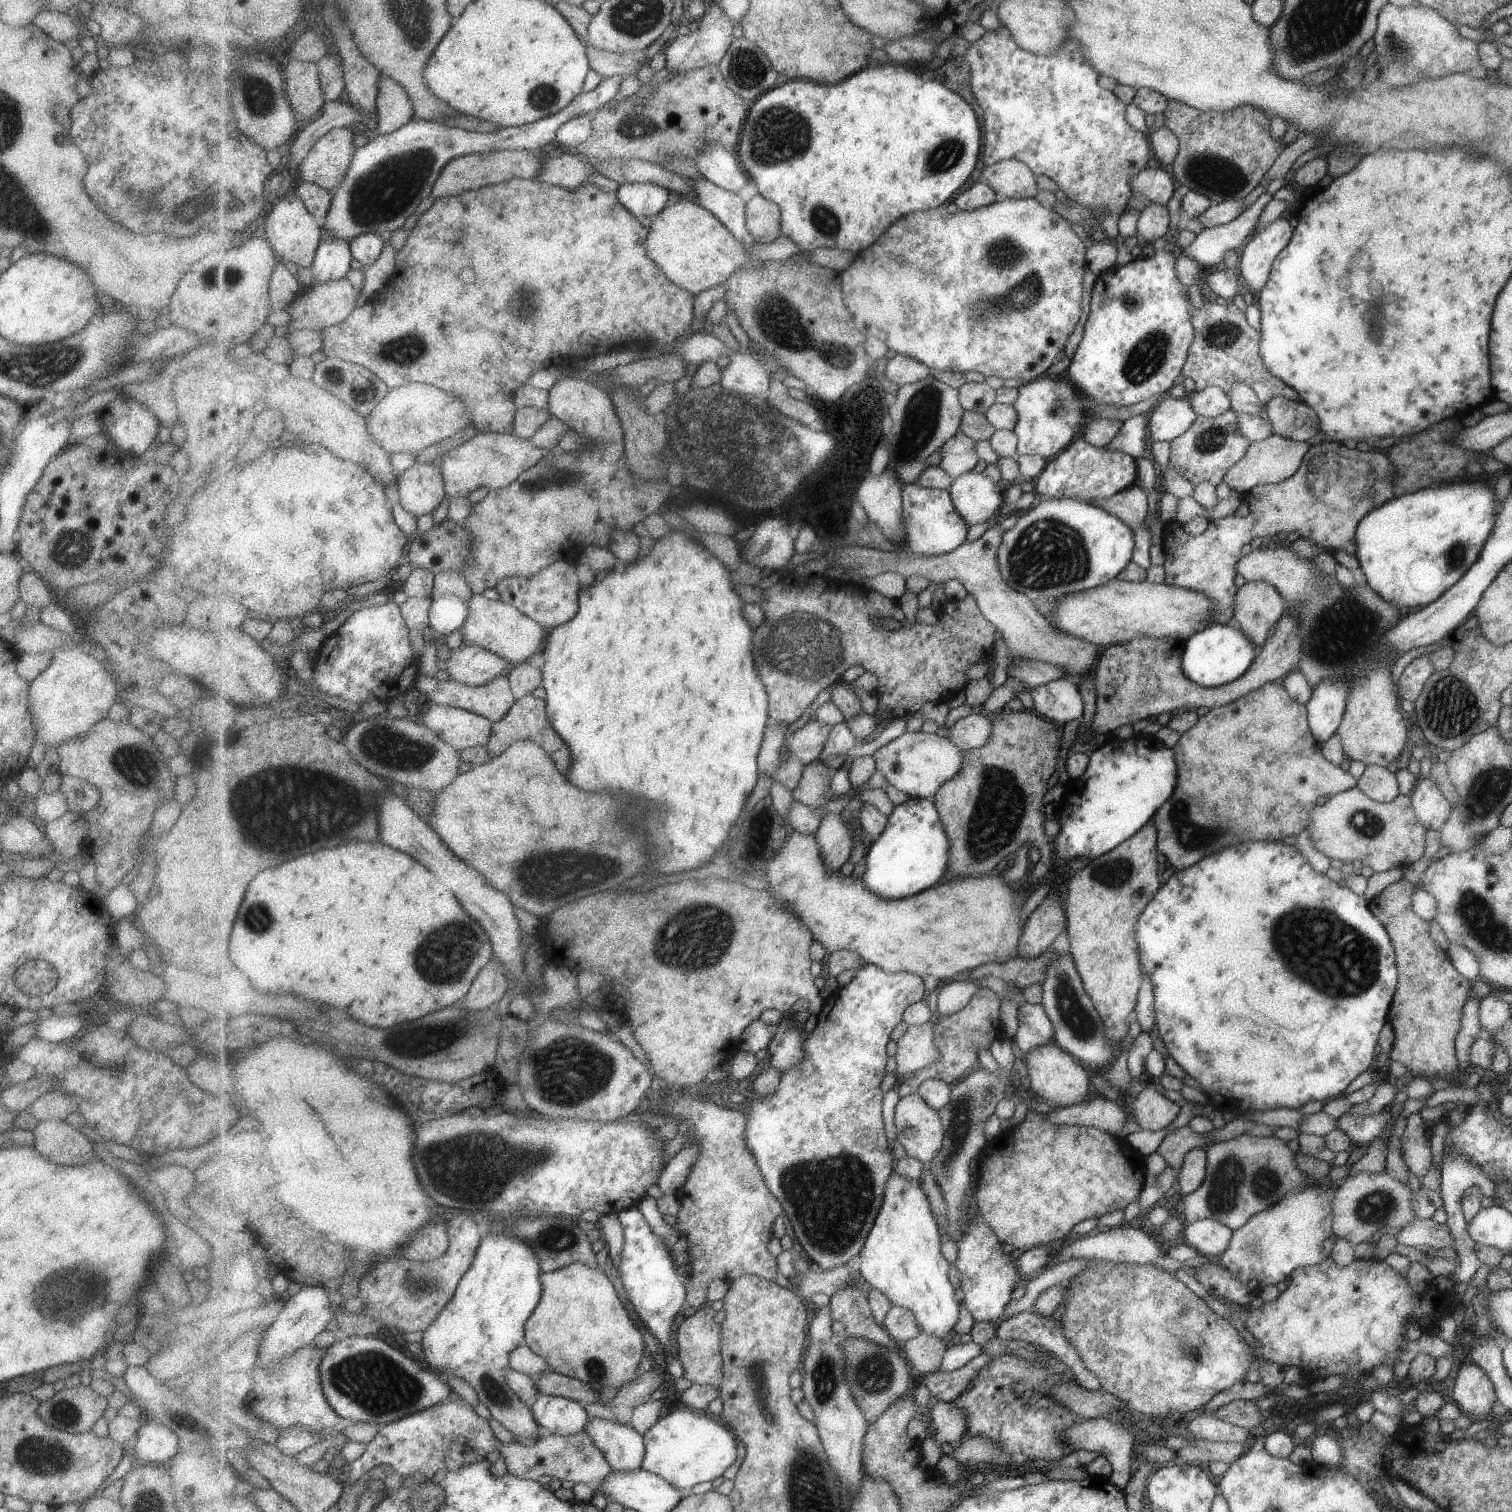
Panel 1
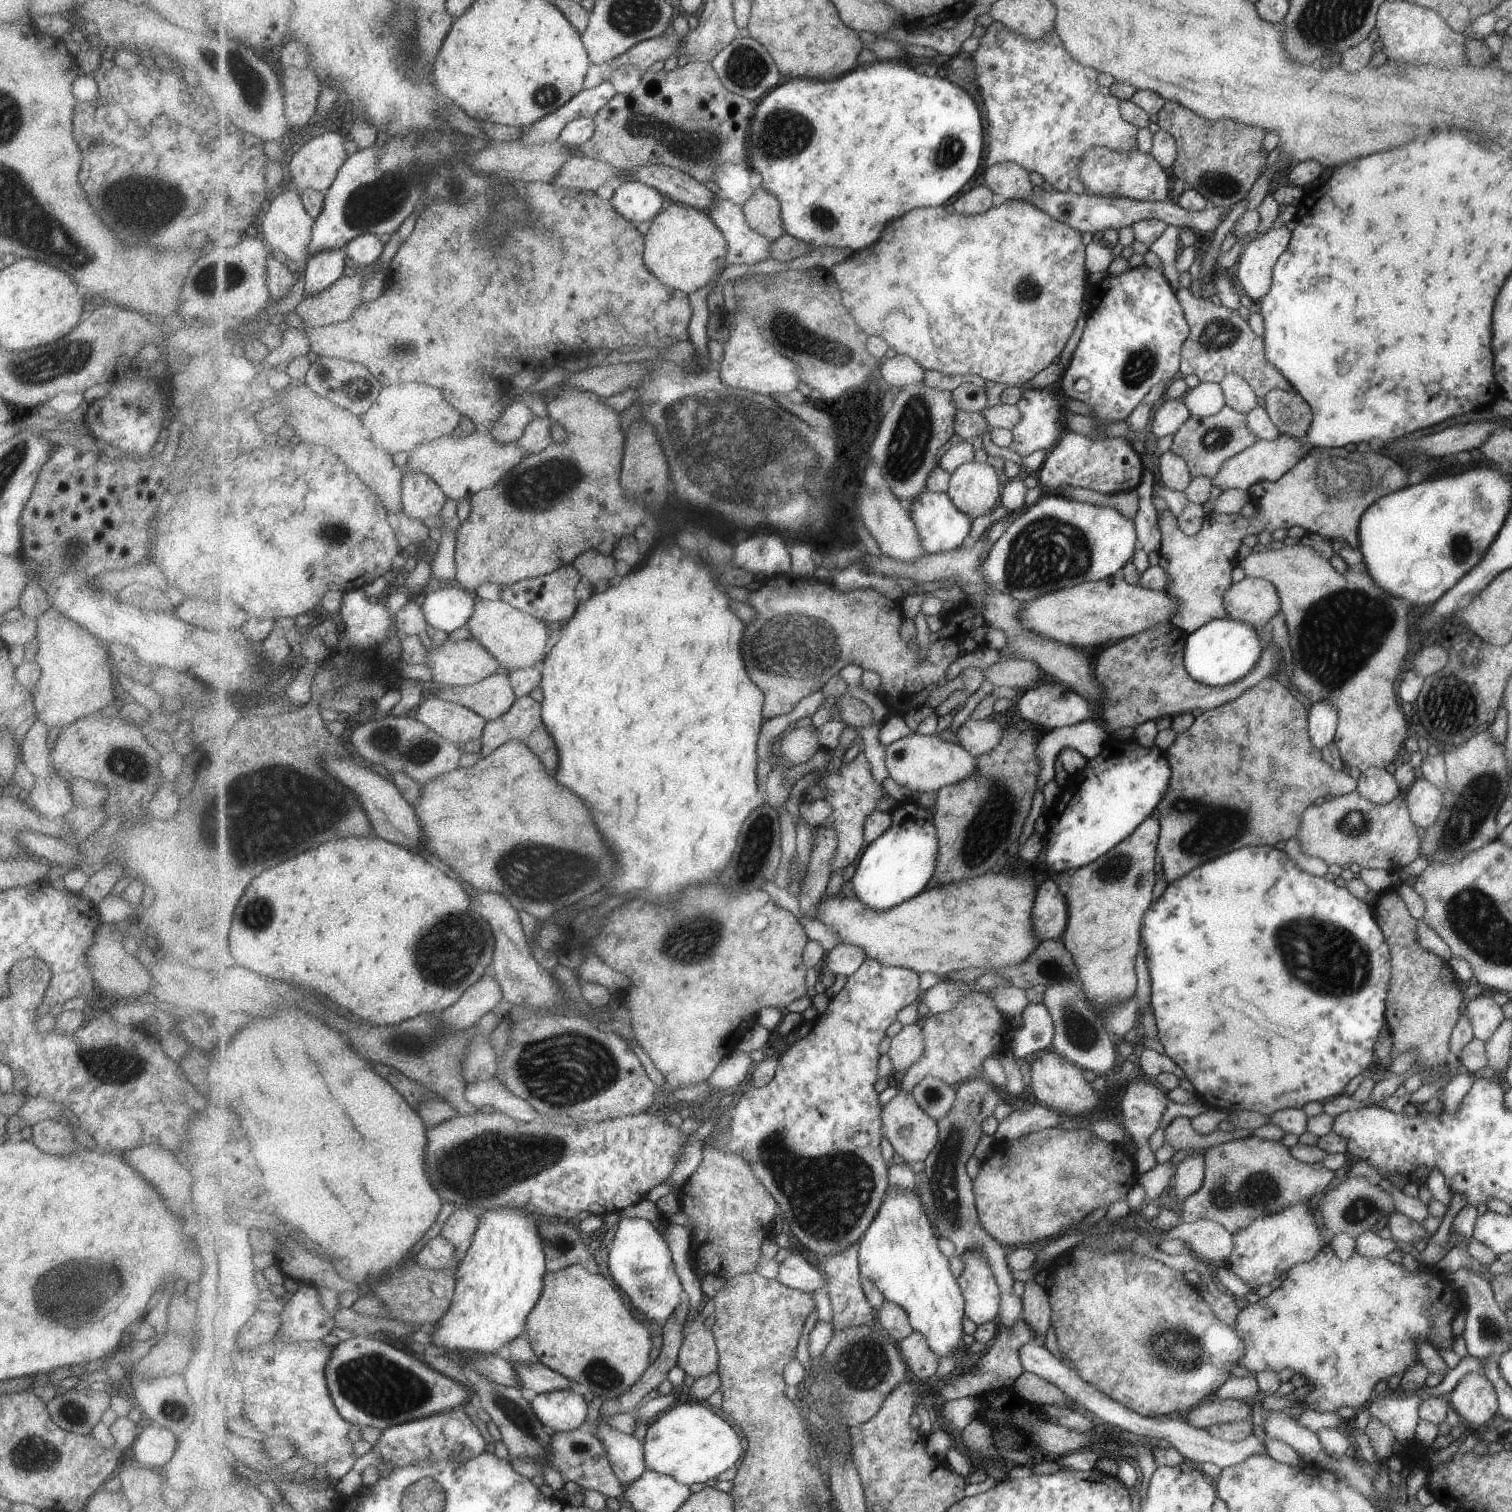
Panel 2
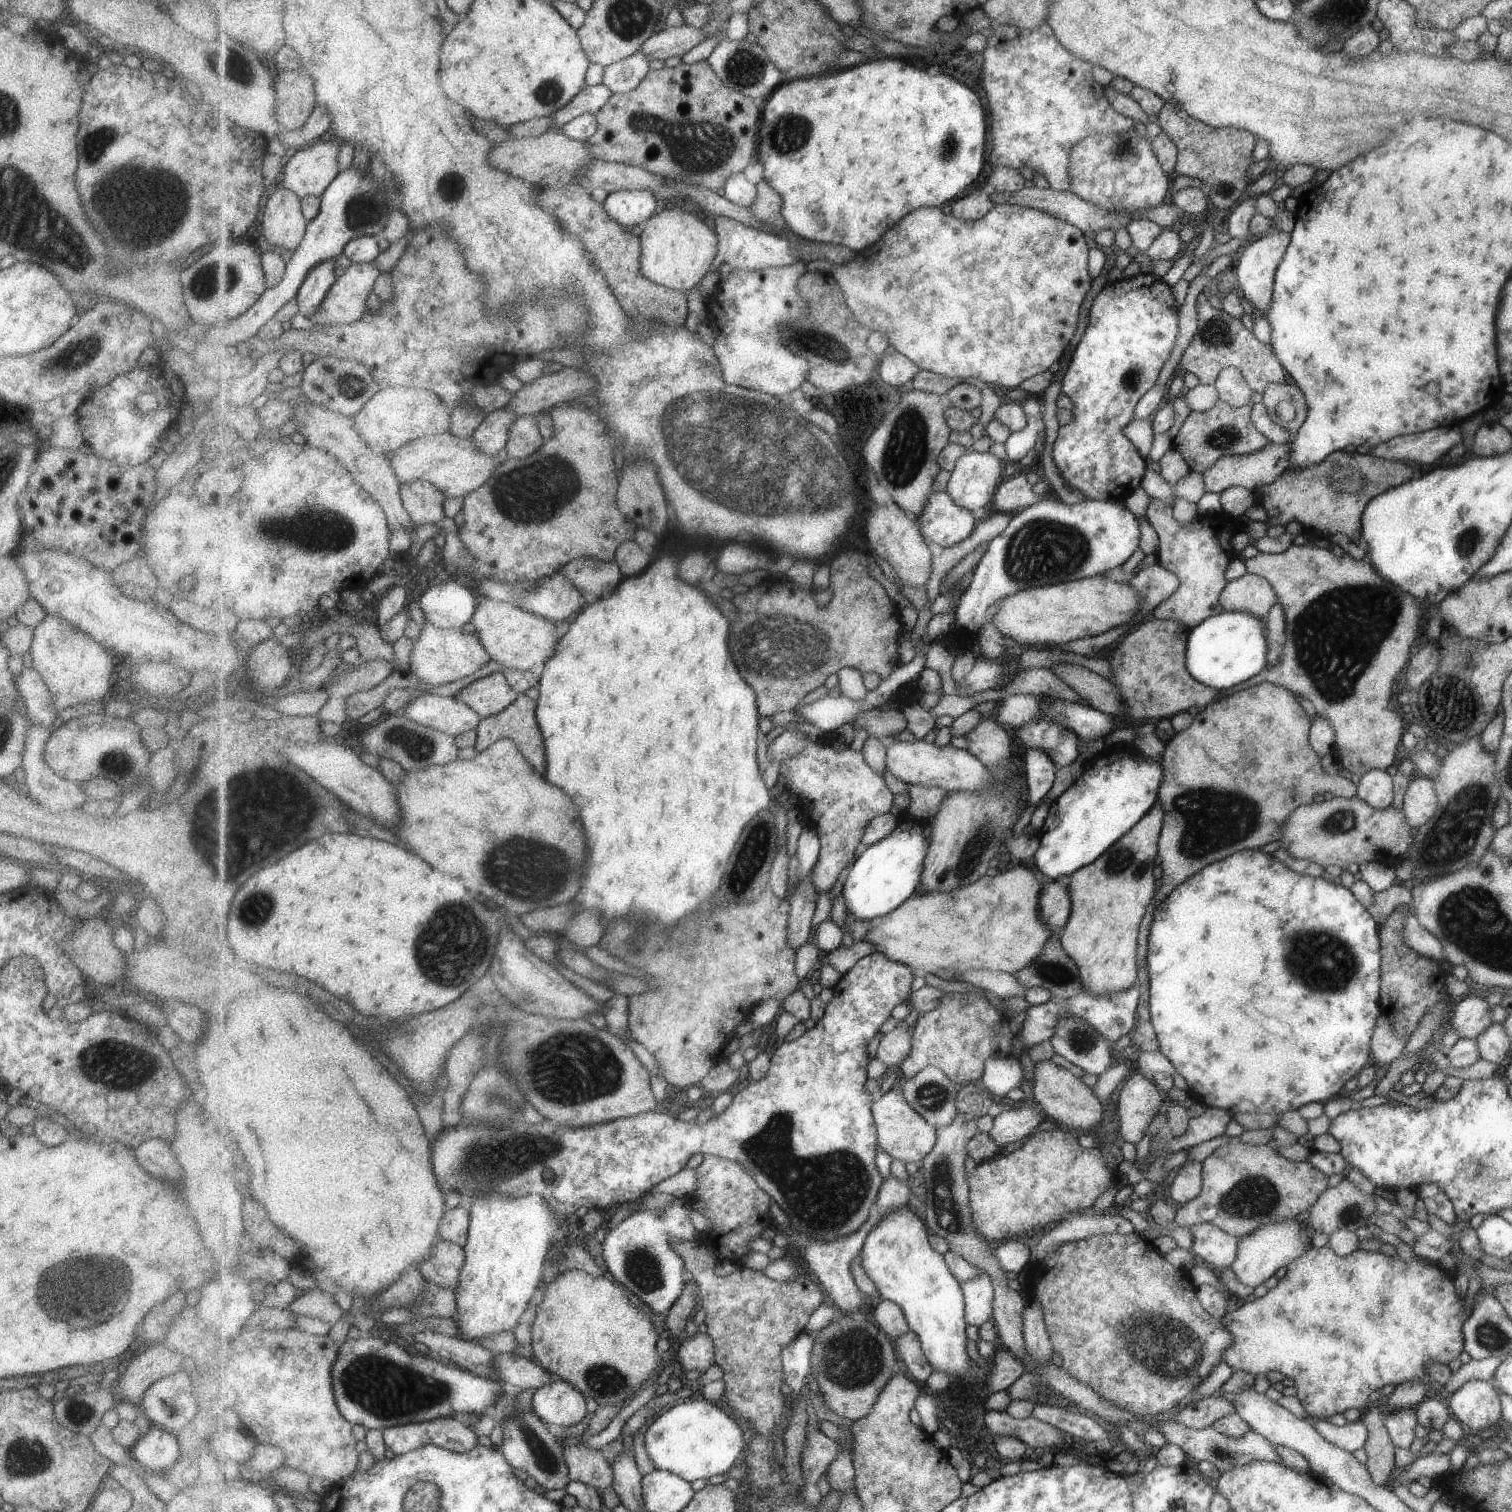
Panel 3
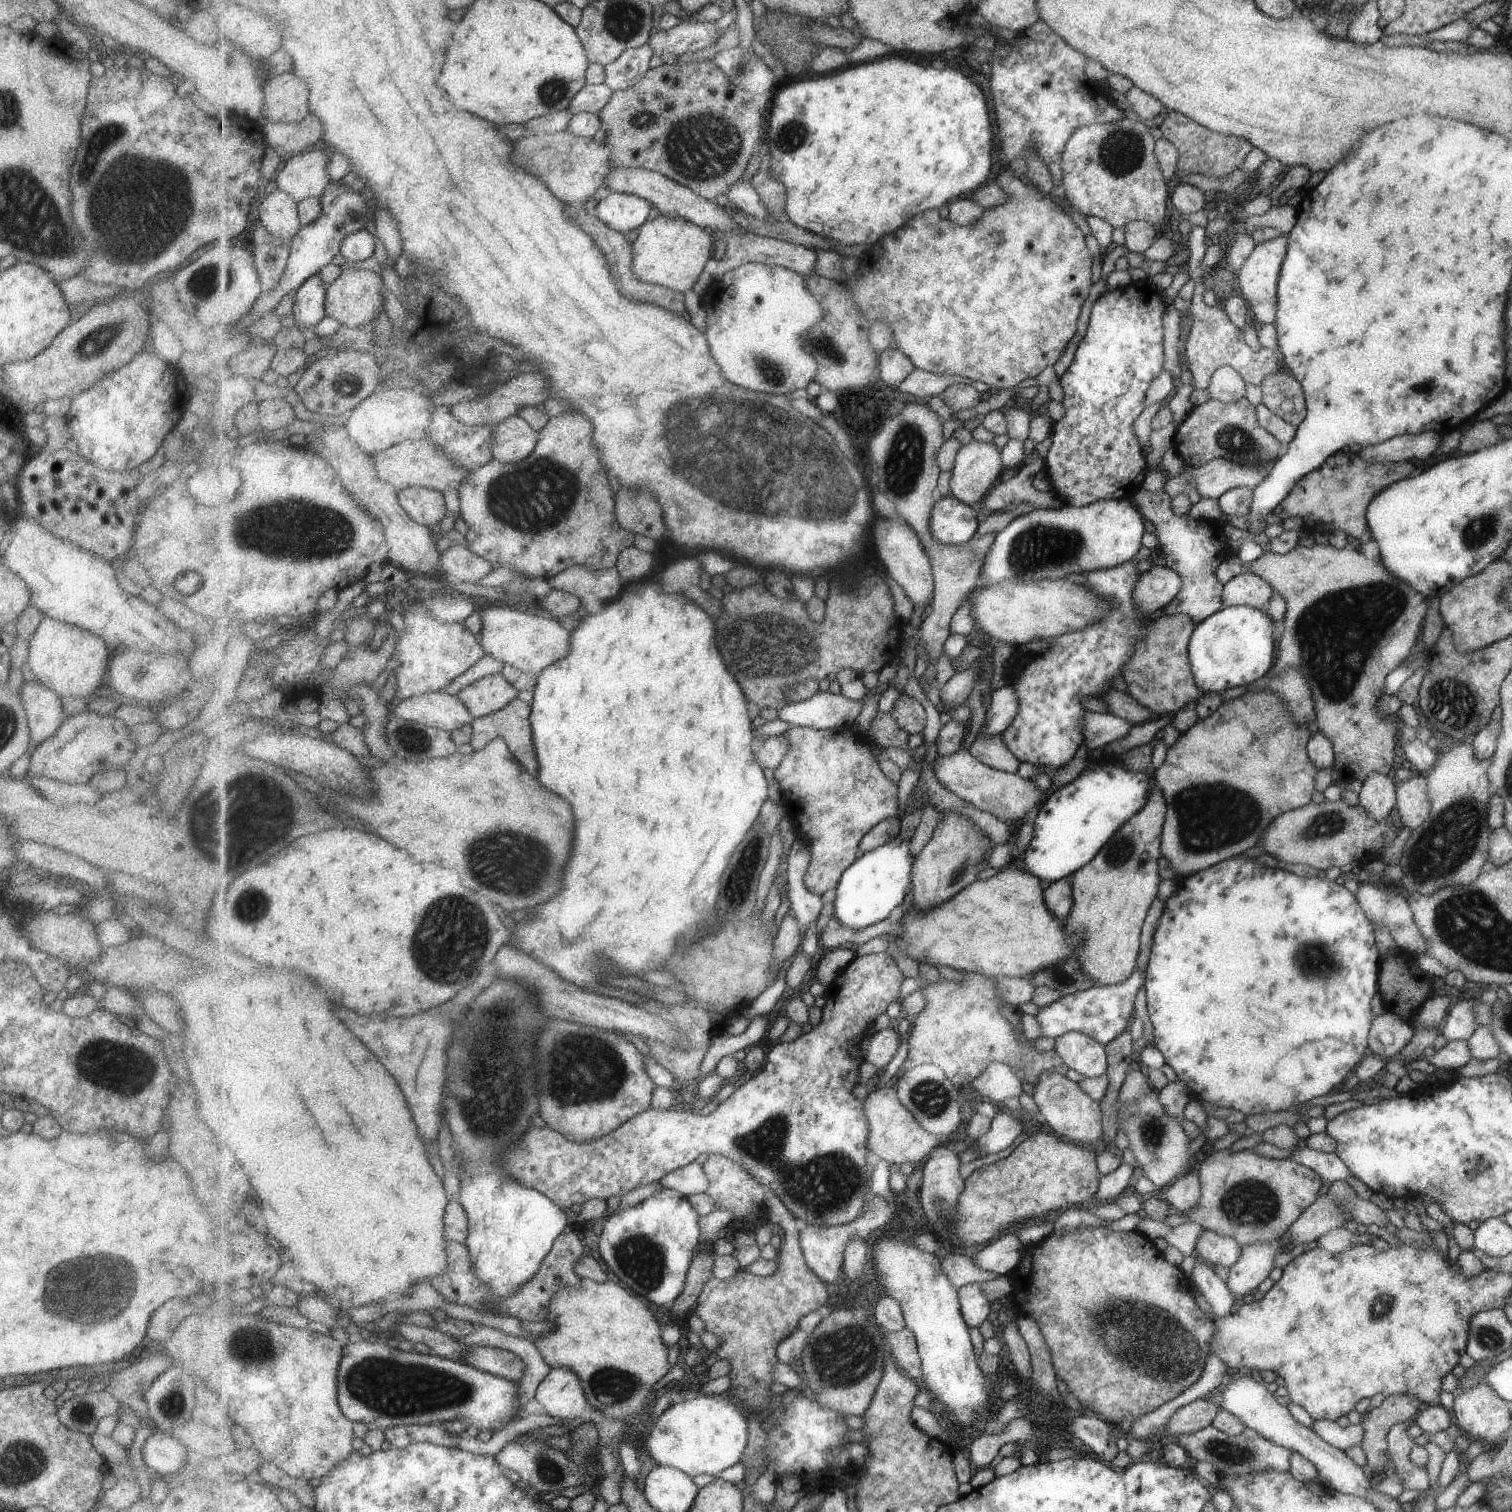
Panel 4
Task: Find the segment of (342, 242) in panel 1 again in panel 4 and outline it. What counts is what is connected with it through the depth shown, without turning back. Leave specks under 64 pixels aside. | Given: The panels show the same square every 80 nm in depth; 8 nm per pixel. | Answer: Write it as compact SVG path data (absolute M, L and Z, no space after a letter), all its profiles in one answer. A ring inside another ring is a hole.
M321 273L310 276L294 296L293 315L301 332L310 336L313 326L321 323L326 317L325 301L328 284Z

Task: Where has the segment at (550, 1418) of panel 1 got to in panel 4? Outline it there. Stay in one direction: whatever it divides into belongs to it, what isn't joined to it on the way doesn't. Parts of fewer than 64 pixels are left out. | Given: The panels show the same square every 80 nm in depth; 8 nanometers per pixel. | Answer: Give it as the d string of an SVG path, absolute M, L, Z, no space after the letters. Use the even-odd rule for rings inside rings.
M555 1368L538 1385L535 1400L542 1405L544 1413L559 1418L586 1418L589 1402L584 1393L583 1383L568 1368Z

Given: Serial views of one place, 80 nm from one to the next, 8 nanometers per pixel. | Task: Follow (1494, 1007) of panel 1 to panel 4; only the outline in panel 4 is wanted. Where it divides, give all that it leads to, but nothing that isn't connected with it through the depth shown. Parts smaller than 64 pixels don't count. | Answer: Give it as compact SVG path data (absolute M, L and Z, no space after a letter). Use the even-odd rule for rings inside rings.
M1463 999L1451 1005L1439 1029L1448 1041L1466 1041L1479 1026L1475 1023L1474 1002L1473 999Z

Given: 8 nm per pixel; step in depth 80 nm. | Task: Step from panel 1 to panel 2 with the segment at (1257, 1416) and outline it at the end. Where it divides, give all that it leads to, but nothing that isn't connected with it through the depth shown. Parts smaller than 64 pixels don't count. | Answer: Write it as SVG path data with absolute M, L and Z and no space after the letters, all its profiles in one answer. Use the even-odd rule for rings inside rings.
M1211 1398L1181 1417L1192 1427L1204 1429L1215 1423L1232 1423L1245 1419L1251 1422L1250 1408L1251 1405L1247 1400Z

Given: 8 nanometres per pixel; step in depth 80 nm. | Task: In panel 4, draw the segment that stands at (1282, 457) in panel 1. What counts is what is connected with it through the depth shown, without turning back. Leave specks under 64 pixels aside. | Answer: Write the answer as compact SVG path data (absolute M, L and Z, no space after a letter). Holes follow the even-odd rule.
M1217 457L1216 459L1210 460L1209 462L1199 464L1199 466L1189 466L1189 464L1183 464L1183 468L1181 469L1182 473L1185 471L1191 477L1191 482L1194 482L1195 488L1199 493L1200 497L1205 498L1217 498L1219 495L1222 495L1226 490L1229 490L1233 487L1245 487L1250 491L1253 490L1257 485L1259 485L1262 480L1269 474L1269 471L1272 469L1273 463L1279 458L1275 458L1275 460L1271 459L1268 463L1257 463L1252 465L1240 465L1230 460L1225 460L1224 458Z

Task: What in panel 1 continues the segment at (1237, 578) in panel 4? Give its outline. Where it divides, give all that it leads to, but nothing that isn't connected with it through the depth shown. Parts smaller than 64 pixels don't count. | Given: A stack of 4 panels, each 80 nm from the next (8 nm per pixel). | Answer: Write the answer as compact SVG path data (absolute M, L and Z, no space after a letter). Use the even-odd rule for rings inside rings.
M1246 581L1233 594L1231 623L1245 632L1256 650L1262 648L1267 631L1284 611L1284 600L1272 585Z

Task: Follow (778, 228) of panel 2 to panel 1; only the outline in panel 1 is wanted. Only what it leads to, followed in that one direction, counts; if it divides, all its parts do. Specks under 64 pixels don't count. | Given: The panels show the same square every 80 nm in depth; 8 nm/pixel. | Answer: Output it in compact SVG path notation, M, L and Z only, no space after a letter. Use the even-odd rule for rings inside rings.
M757 193L746 203L747 228L757 243L770 244L782 236L781 206Z

